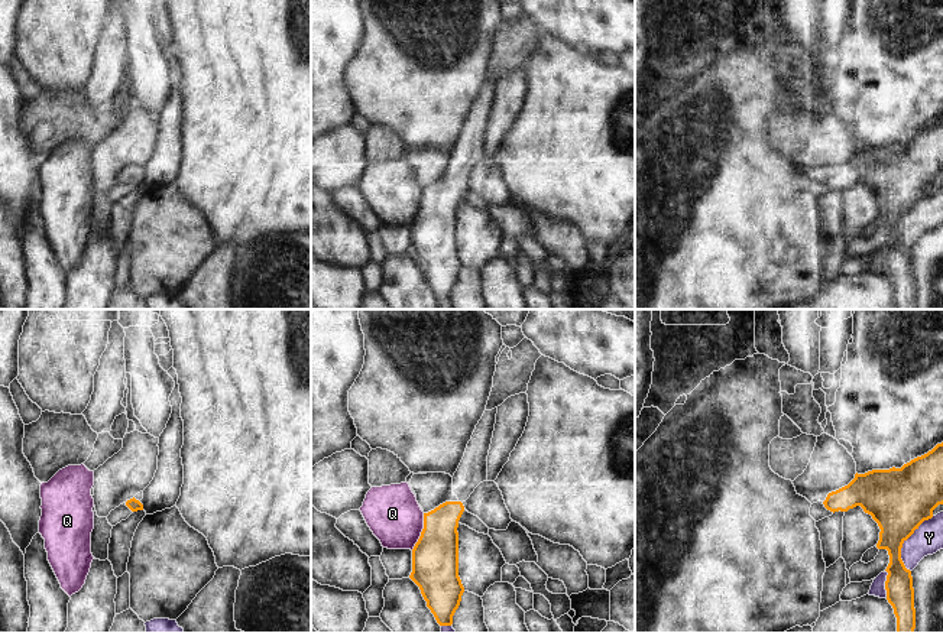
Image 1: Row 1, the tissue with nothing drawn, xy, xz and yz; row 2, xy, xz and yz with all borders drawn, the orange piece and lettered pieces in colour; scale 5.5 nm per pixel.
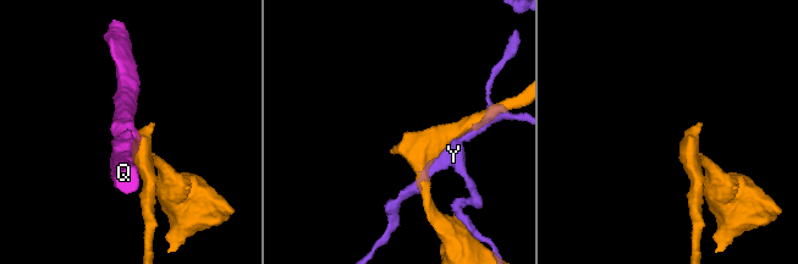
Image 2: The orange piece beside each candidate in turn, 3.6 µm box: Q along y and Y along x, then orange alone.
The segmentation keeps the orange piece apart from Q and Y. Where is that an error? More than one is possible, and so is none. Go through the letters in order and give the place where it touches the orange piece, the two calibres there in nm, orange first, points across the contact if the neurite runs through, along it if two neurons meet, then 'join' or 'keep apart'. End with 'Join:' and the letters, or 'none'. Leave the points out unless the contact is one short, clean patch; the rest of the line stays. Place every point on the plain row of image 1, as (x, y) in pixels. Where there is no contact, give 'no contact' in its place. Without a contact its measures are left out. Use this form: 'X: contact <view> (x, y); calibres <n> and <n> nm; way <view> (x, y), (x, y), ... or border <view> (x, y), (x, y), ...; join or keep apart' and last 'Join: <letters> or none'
Q: contact xz (421, 208); calibres 260 and 300 nm; border xz (424, 190), (424, 204), (411, 226); keep apart
Y: contact yz (903, 218); calibres 360 and 170 nm; keep apart
Join: none

